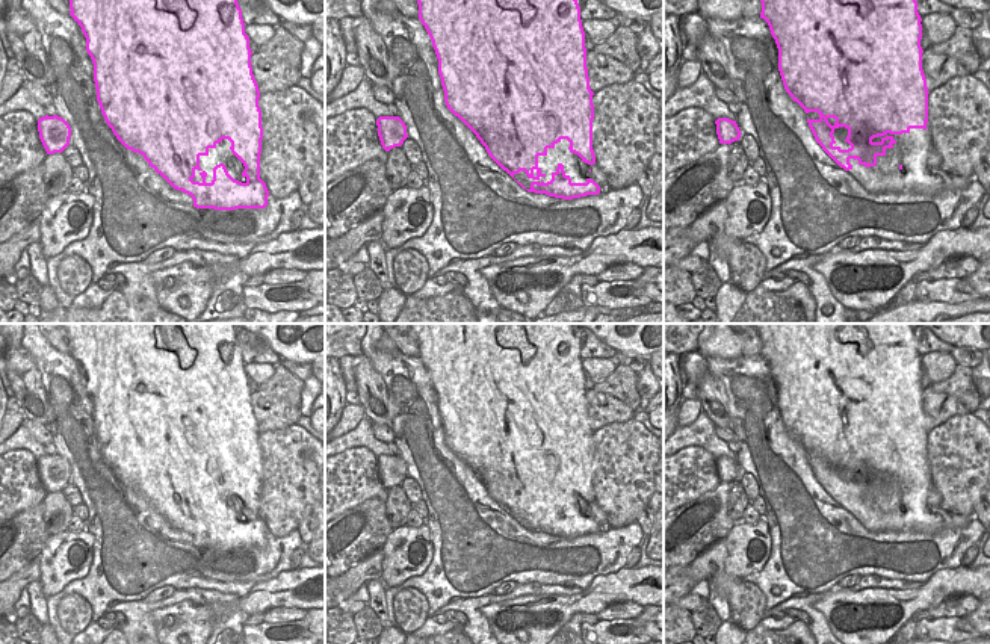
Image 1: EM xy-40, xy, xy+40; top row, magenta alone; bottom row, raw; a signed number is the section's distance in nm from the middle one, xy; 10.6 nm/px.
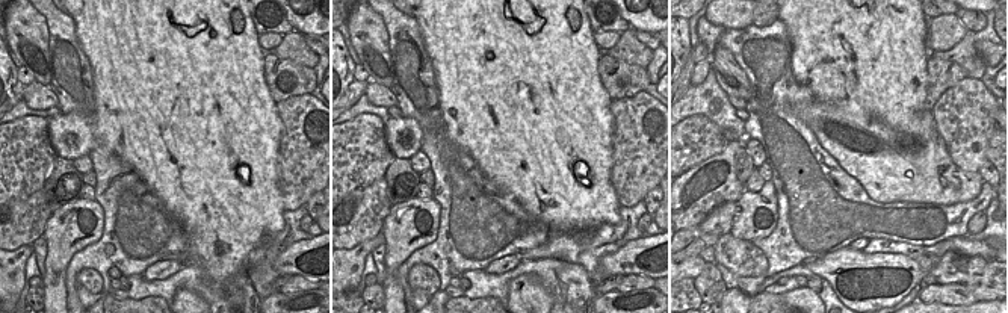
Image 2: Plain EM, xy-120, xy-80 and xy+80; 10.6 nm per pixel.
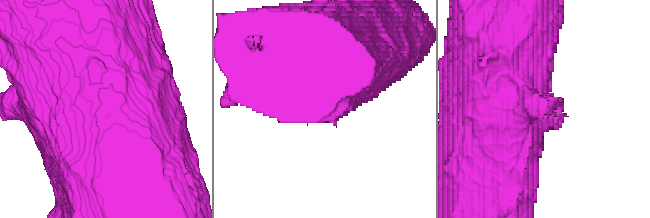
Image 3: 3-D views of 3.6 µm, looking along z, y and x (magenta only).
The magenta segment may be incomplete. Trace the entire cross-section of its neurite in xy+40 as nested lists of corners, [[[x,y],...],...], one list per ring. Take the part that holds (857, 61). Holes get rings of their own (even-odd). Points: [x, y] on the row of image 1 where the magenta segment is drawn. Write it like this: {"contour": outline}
{"contour": [[[760,0],[763,18],[778,48],[778,71],[786,92],[806,113],[816,112],[818,119],[809,119],[809,127],[822,150],[845,171],[852,169],[851,159],[866,168],[877,165],[878,156],[893,148],[895,135],[911,128],[927,130],[928,88],[922,70],[922,18],[916,0]],[[845,127],[845,142],[851,147],[836,147],[834,130]]]}

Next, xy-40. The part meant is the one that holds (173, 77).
{"contour": [[[70,0],[70,15],[79,23],[86,38],[86,51],[94,63],[94,82],[97,89],[97,101],[100,104],[104,121],[112,128],[116,139],[133,153],[139,153],[148,165],[160,174],[174,189],[192,197],[193,207],[215,210],[236,209],[265,209],[268,206],[269,190],[260,178],[260,154],[261,154],[261,110],[258,106],[260,91],[252,74],[249,38],[245,33],[242,9],[237,0]],[[228,139],[231,153],[243,163],[242,177],[245,183],[234,180],[224,163],[213,168],[213,180],[206,181],[207,172],[200,168],[200,157],[209,156],[210,148],[216,148],[219,142]]]}

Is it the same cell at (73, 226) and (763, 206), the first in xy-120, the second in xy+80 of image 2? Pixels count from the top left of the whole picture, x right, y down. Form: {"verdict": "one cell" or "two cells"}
{"verdict": "one cell"}

